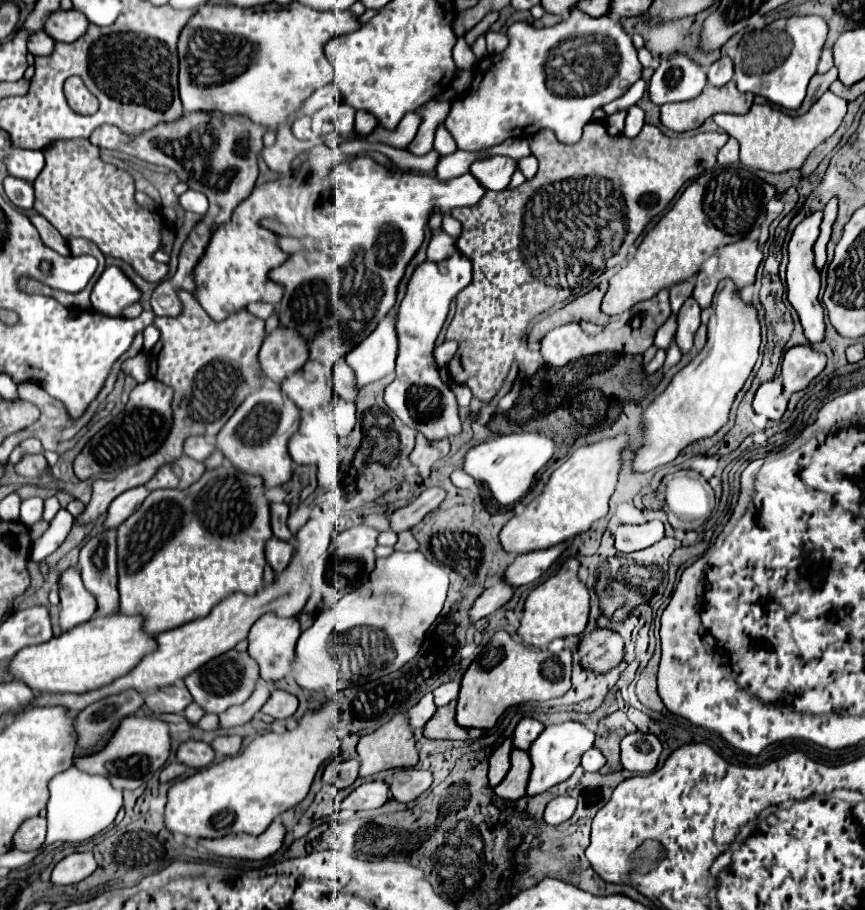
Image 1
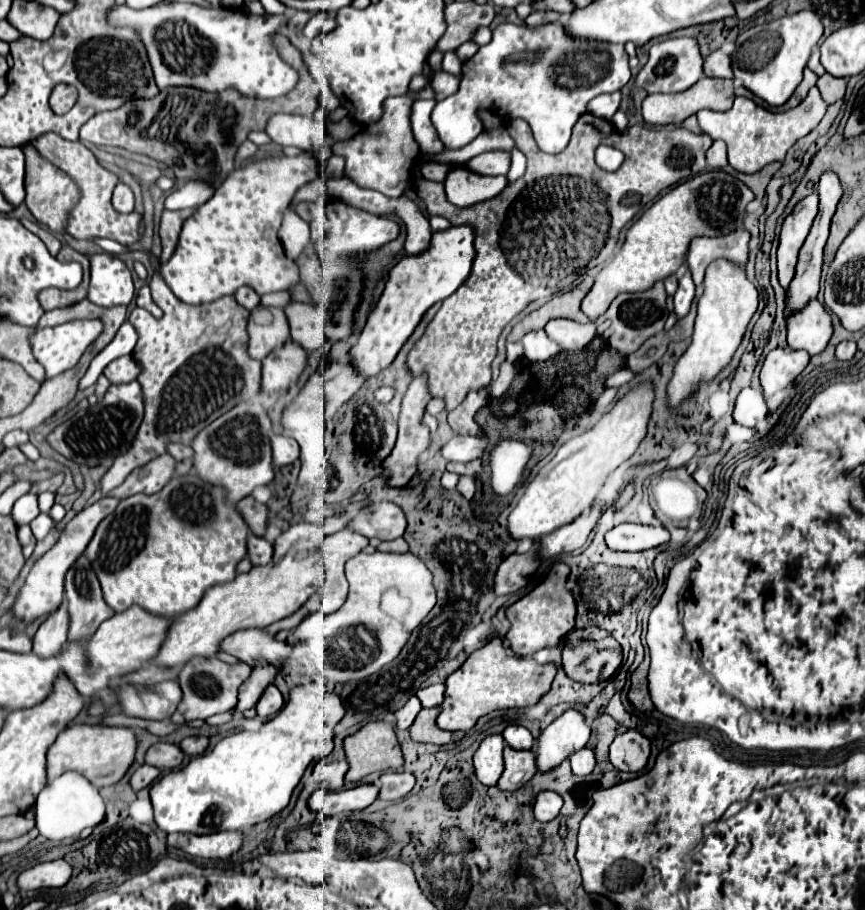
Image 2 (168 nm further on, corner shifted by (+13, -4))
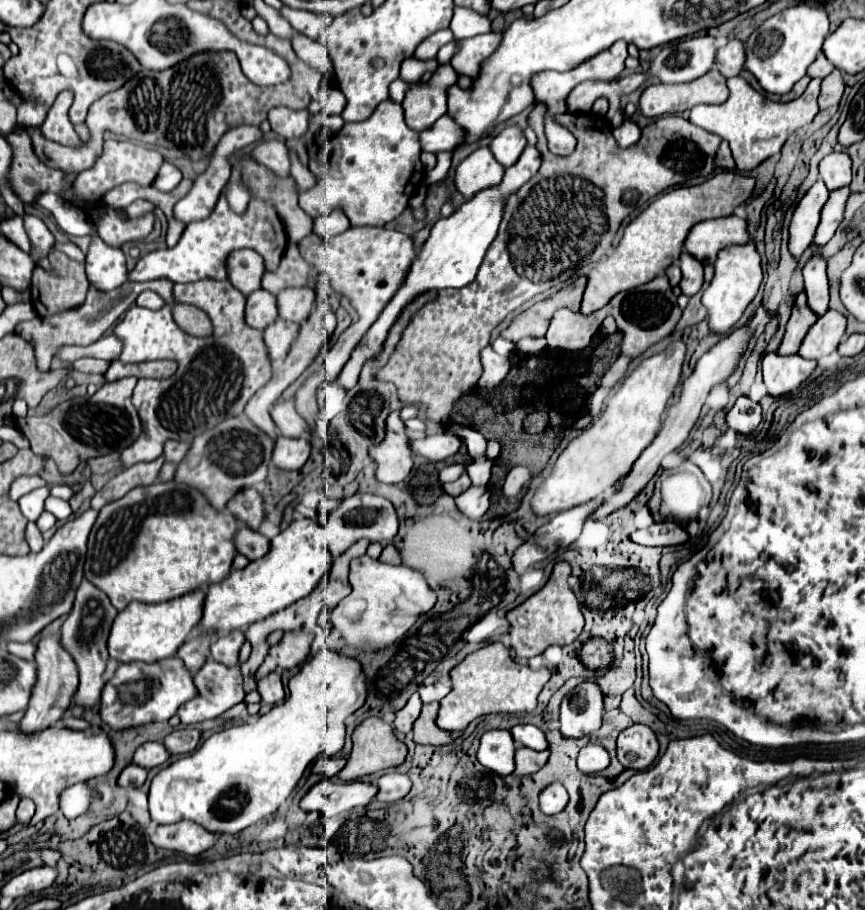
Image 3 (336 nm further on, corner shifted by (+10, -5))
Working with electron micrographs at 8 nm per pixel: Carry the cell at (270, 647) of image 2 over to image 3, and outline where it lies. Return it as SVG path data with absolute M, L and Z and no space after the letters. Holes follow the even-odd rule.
M232 630L226 636L220 636L214 644L212 644L212 658L224 666L234 666L238 664L238 650L244 644L244 634L242 630Z

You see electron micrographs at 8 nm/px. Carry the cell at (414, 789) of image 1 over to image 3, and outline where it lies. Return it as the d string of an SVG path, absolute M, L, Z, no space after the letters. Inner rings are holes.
M386 774L378 780L380 790L376 794L376 800L380 802L396 802L404 798L410 792L410 778L406 774Z

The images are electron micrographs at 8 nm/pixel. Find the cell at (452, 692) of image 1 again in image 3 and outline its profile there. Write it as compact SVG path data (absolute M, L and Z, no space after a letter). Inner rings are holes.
M436 682L436 684L430 684L430 686L424 686L418 690L420 692L420 698L422 702L440 702L448 692L450 692L450 686L444 684L444 682Z

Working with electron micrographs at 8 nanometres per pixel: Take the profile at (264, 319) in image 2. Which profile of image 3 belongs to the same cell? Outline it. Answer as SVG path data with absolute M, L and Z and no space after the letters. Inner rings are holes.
M264 288L254 290L246 296L246 322L258 330L264 330L270 322L278 318L276 298Z

